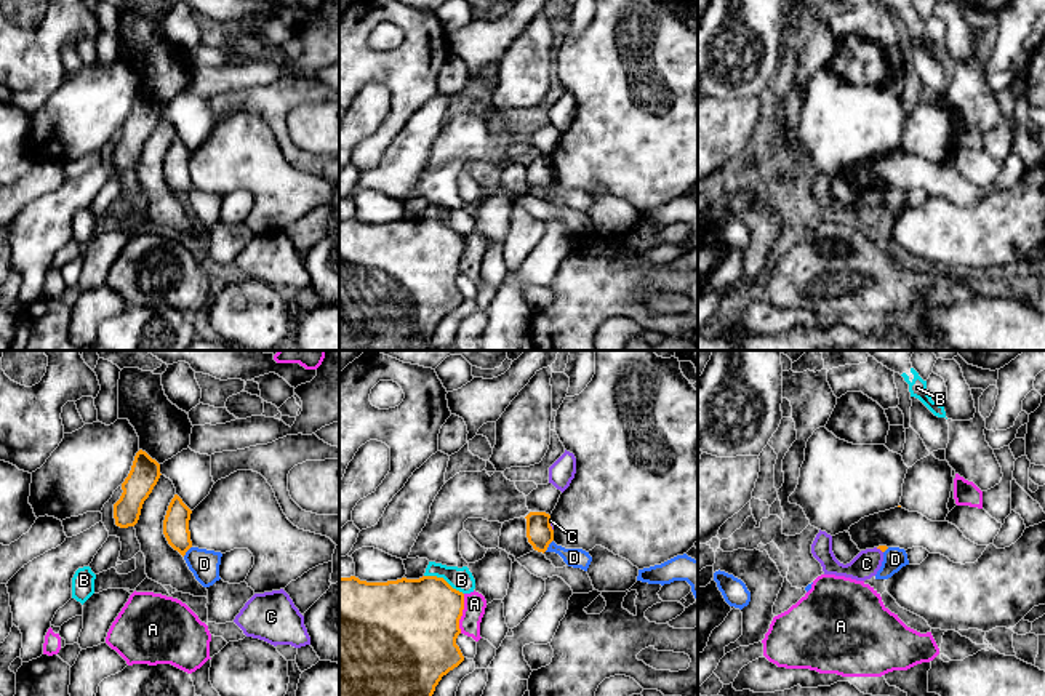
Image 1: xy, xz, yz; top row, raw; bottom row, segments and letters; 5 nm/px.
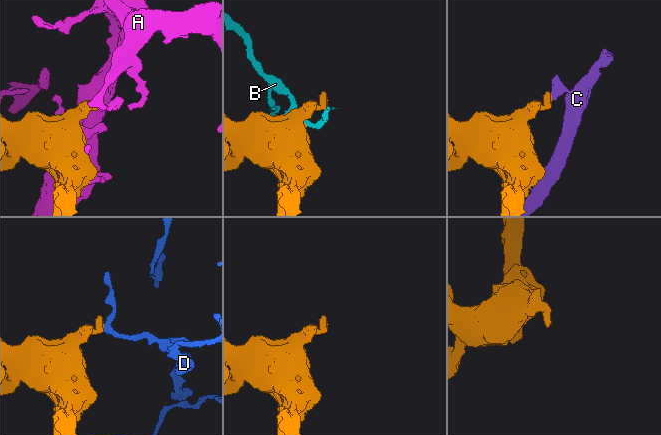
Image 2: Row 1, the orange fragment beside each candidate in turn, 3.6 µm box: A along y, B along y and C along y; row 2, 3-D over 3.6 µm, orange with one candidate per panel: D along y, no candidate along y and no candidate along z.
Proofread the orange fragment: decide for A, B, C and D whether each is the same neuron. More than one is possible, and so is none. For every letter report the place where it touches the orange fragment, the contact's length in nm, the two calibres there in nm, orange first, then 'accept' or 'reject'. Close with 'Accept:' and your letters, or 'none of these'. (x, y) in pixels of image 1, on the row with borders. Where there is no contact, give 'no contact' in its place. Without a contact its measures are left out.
A: contact xz (461, 613); length 200 nm; calibres 460 and 110 nm; reject
B: contact xz (442, 578); length 220 nm; calibres 420 and 120 nm; reject
C: contact xz (549, 525); length 60 nm; calibres 140 and 20 nm; reject
D: contact xz (548, 546); length 80 nm; calibres 140 and 100 nm; reject
Accept: none of these

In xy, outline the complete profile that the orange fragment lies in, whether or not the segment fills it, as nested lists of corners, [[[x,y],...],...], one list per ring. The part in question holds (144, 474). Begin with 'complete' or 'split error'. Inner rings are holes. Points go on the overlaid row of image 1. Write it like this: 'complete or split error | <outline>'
complete | [[[139,450],[128,477],[122,483],[123,493],[114,504],[114,518],[117,526],[128,528],[138,523],[142,504],[152,493],[160,475],[160,464],[146,451]]]

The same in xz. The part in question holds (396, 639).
complete | [[[339,578],[339,696],[432,696],[435,686],[464,656],[456,645],[464,594],[443,578],[366,582]]]

